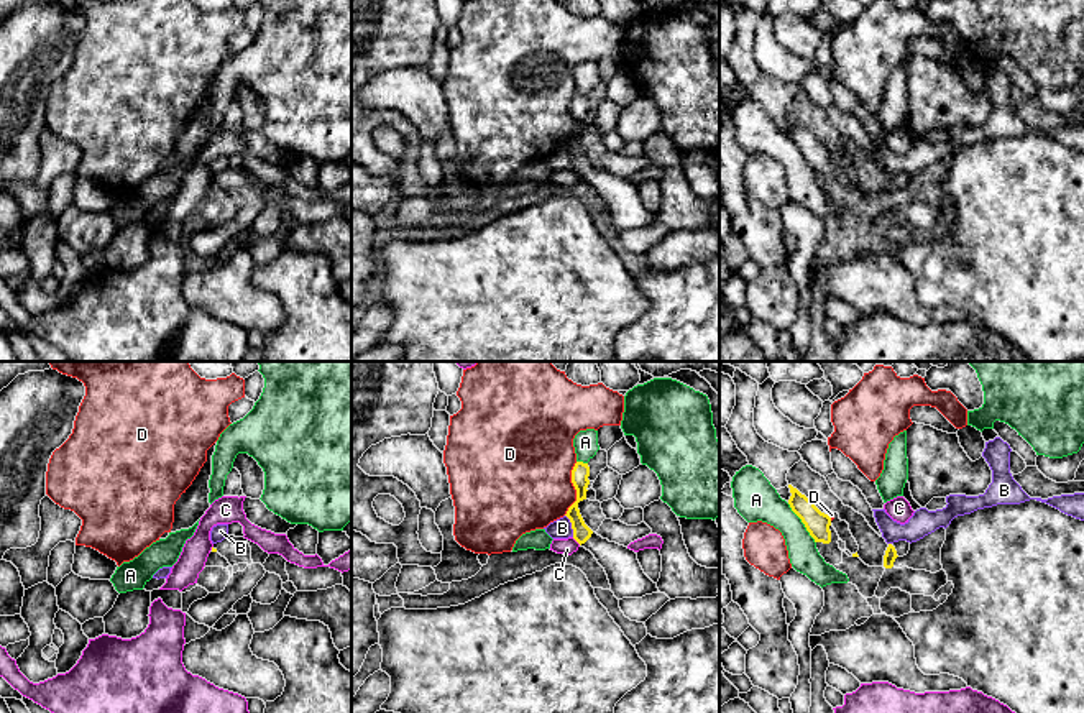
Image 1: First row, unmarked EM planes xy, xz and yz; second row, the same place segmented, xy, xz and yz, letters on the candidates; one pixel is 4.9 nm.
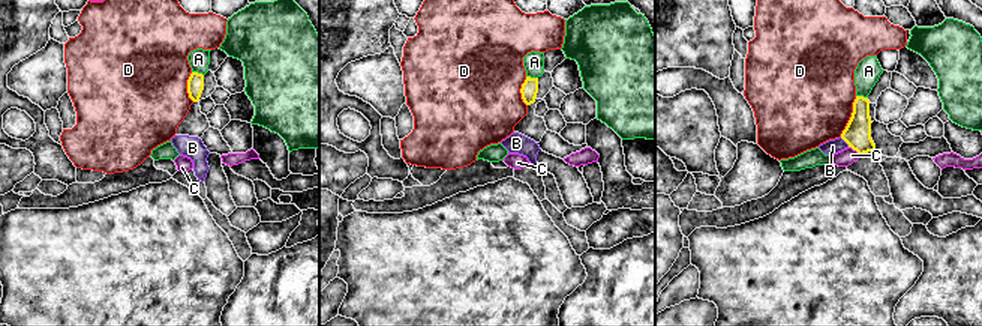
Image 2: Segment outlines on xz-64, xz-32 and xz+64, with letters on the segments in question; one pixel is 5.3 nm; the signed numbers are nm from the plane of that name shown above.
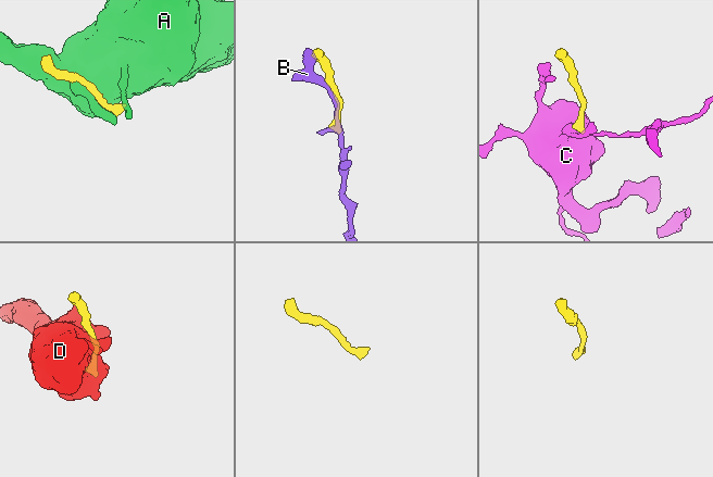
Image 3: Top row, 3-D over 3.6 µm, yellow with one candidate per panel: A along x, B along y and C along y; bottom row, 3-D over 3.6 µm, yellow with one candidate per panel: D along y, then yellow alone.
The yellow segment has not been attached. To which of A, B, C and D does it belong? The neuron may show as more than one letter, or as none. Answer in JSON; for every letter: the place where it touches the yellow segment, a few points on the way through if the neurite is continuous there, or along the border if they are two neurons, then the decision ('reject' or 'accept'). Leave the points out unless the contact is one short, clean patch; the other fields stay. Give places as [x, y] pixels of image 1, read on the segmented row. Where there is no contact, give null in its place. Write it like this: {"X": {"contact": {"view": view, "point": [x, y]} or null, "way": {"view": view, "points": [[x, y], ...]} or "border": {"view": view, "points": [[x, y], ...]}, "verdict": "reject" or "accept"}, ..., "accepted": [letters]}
{"A": {"contact": {"view": "yz", "point": [802, 521]}, "verdict": "reject"}, "B": {"contact": {"view": "xz", "point": [572, 526]}, "verdict": "reject"}, "C": {"contact": {"view": "xz", "point": [577, 541]}, "border": {"view": "xz", "points": [[572, 538], [580, 544]]}, "verdict": "reject"}, "D": {"contact": {"view": "xz", "point": [575, 488]}, "verdict": "reject"}, "accepted": []}

